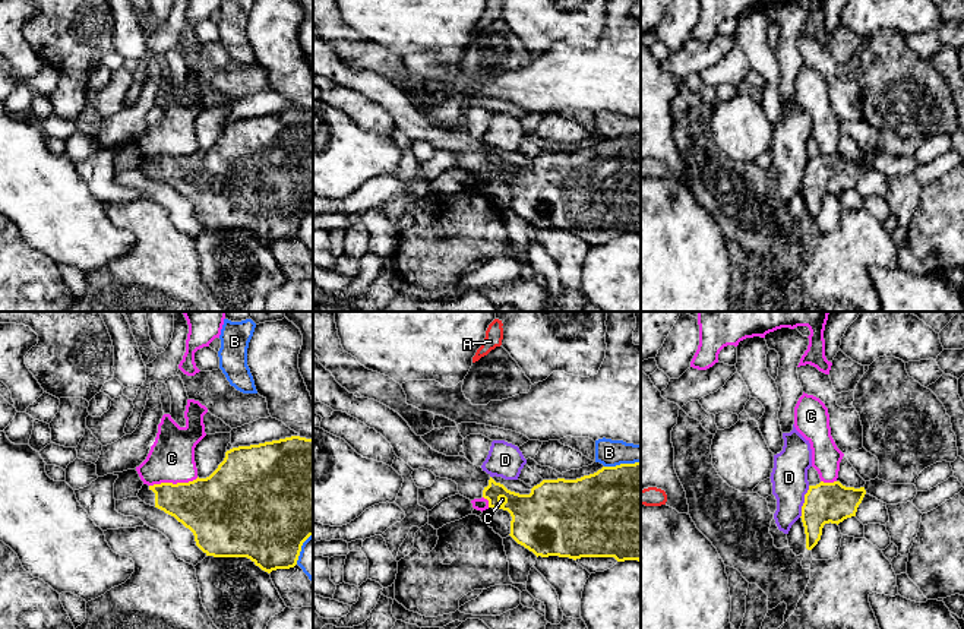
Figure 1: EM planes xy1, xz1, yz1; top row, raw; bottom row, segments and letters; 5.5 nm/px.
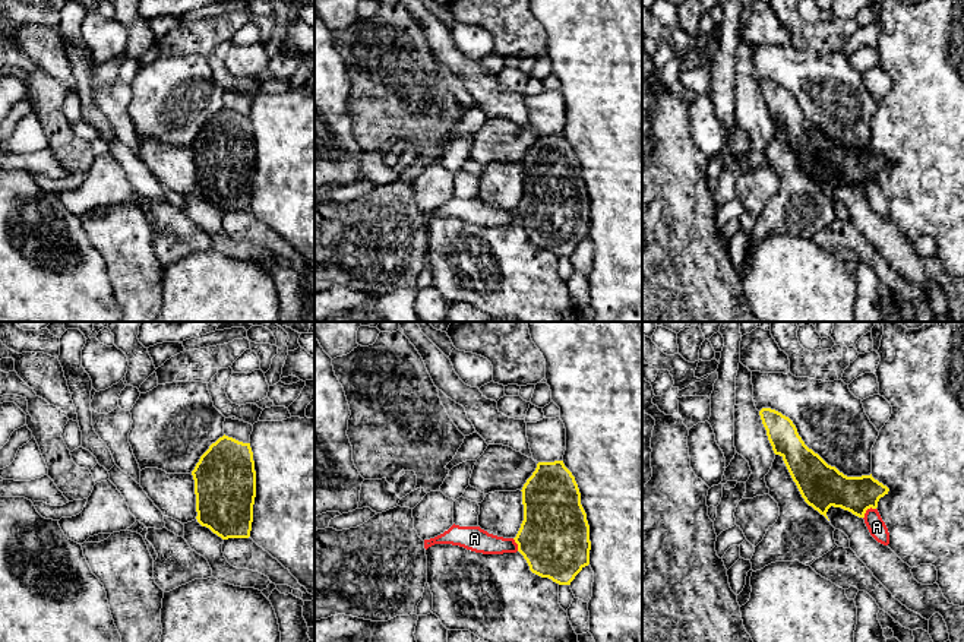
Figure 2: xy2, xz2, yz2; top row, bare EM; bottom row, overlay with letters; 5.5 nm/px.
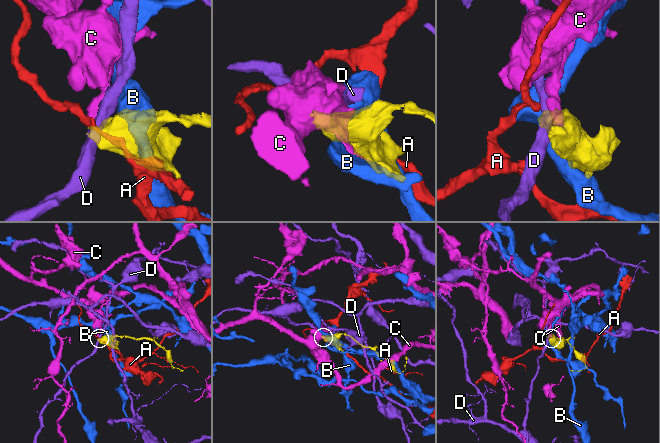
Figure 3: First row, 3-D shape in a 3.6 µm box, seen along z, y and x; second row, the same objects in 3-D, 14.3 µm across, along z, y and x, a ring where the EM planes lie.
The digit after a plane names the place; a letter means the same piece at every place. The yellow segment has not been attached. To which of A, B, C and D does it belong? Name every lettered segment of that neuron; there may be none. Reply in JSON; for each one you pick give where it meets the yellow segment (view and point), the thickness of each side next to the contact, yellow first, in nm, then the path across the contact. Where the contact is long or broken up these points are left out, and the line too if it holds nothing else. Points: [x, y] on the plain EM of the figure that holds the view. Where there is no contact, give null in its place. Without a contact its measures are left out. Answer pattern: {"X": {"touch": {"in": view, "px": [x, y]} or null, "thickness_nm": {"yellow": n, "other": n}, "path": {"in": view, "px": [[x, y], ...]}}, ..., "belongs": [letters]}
{"belongs": []}

